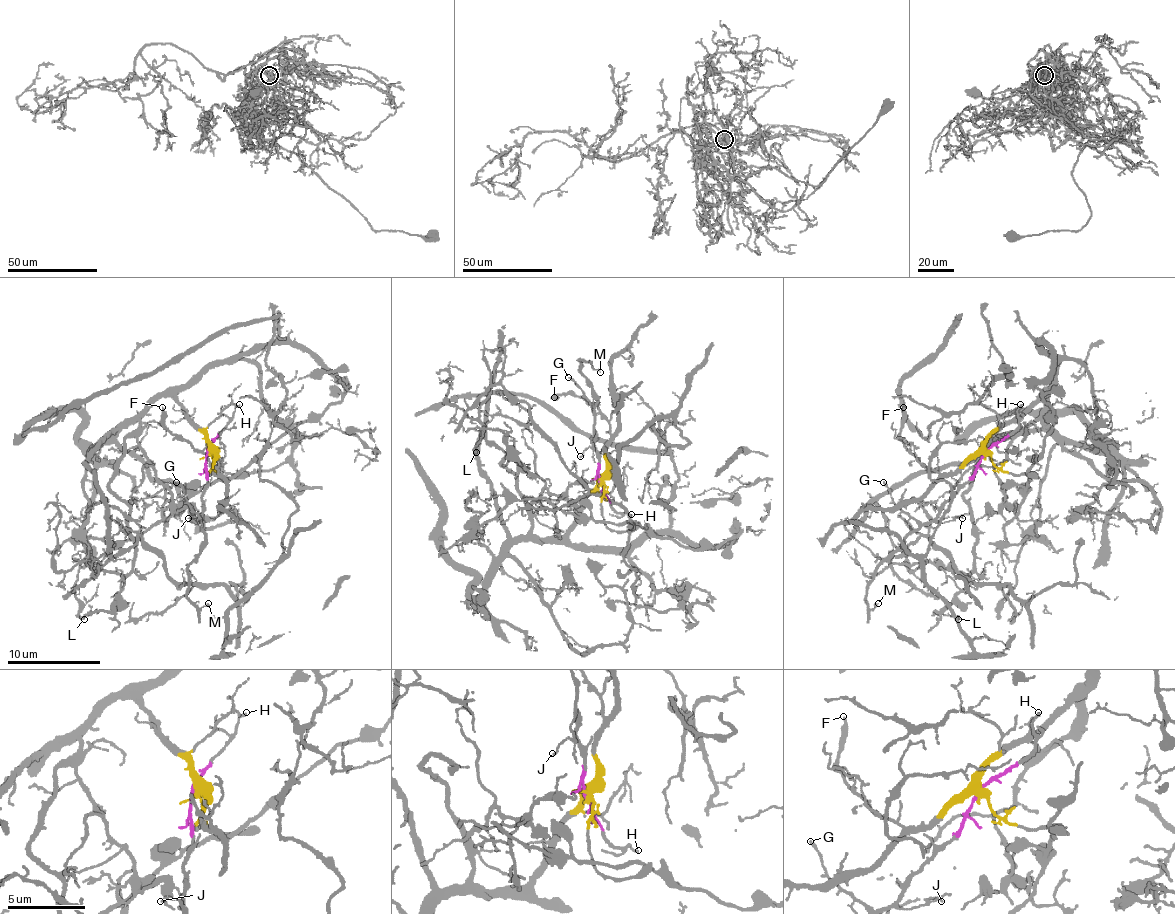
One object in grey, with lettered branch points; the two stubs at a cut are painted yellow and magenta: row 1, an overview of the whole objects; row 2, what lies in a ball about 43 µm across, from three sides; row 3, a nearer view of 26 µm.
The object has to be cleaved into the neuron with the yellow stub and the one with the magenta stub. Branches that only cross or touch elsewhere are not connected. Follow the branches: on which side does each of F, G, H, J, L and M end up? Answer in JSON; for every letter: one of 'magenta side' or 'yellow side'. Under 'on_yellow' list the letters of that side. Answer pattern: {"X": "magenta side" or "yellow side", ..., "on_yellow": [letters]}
{"F": "yellow side", "G": "magenta side", "H": "magenta side", "J": "magenta side", "L": "yellow side", "M": "magenta side", "on_yellow": ["F", "L"]}

